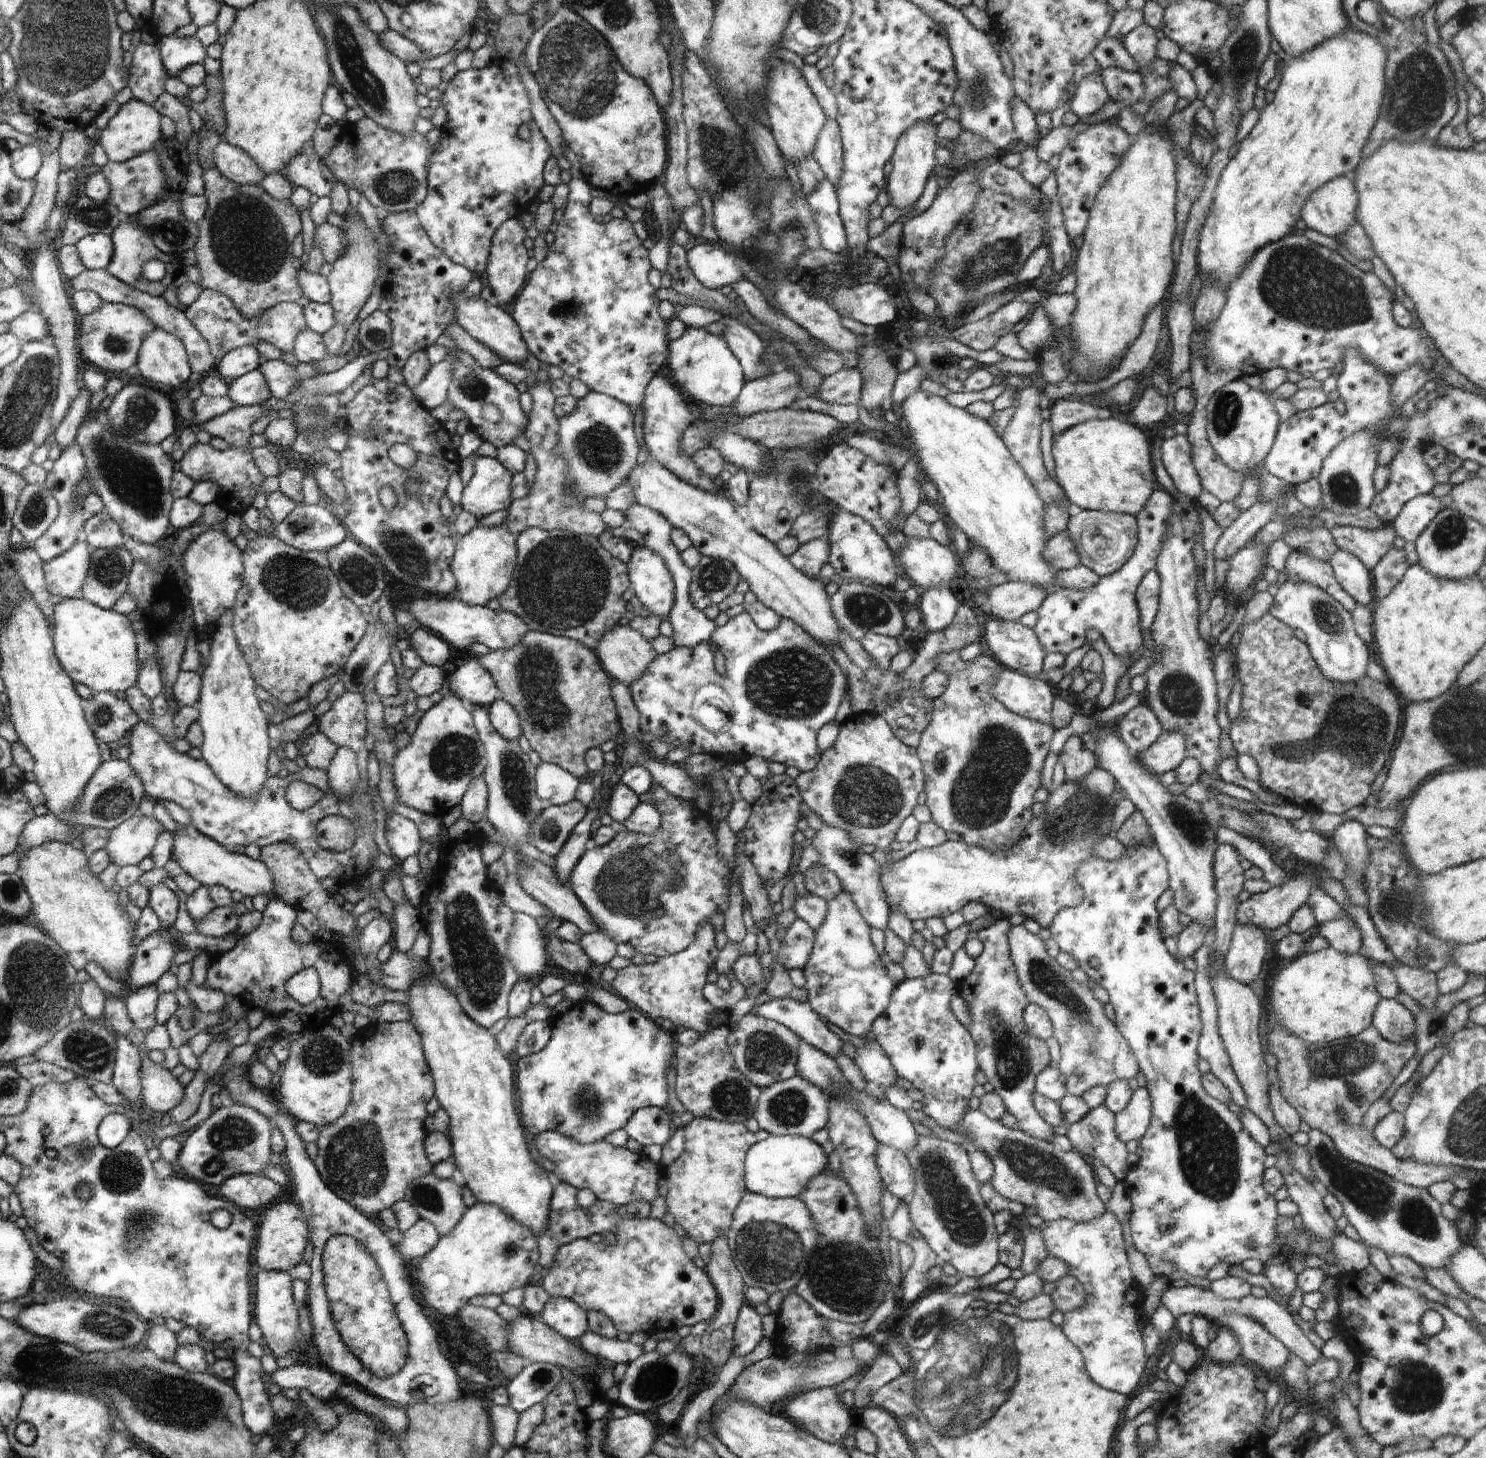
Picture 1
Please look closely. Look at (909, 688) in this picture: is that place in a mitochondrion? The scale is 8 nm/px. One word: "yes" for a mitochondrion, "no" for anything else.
no

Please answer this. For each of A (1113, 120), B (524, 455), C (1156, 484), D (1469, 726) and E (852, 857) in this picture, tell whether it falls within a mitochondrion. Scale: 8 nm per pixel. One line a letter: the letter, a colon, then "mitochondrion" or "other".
A: other
B: other
C: other
D: mitochondrion
E: mitochondrion

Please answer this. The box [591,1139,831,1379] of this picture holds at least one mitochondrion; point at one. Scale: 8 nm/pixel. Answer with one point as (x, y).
(768, 1250)

